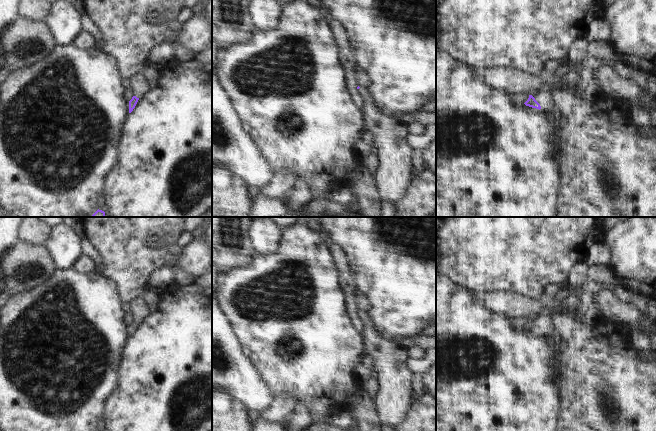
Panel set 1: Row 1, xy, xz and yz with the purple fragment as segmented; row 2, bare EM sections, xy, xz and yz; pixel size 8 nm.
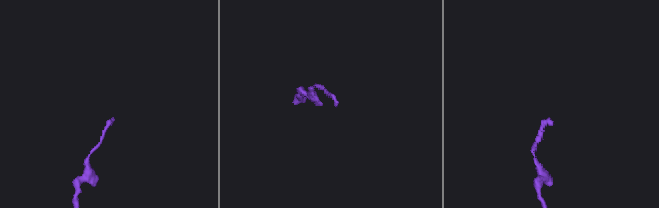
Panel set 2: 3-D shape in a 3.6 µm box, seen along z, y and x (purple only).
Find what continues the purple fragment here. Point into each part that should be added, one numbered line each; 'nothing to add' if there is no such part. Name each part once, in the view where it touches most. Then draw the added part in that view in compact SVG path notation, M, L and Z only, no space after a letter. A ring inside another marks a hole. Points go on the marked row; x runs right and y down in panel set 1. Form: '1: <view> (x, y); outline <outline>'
1: xy (138, 87); outline M137 73L136 76L130 77L127 79L127 82L130 85L133 96L136 96L137 98L141 98L148 91L148 85L143 80L141 73Z

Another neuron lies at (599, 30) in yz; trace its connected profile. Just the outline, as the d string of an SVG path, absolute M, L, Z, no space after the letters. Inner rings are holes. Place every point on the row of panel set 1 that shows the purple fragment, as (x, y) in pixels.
M604 15L596 16L596 18L589 24L587 32L587 40L592 41L607 41L610 39L610 27Z

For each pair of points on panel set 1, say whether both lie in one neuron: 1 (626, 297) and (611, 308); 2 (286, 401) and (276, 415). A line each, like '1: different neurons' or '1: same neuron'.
1: different neurons
2: same neuron

